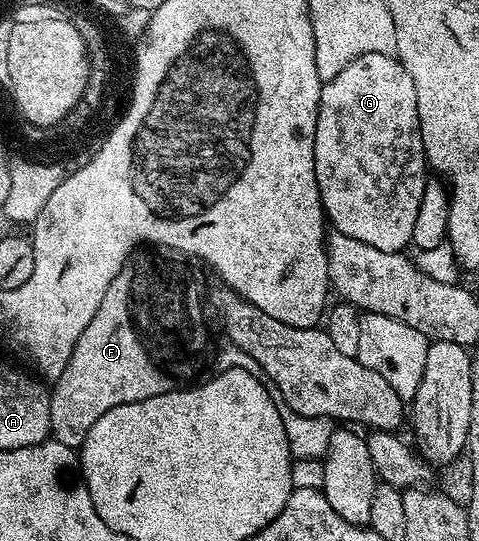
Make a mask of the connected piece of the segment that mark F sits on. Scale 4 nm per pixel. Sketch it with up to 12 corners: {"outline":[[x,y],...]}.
{"outline":[[116,276],[54,379],[51,432],[82,447],[109,408],[161,396]]}

